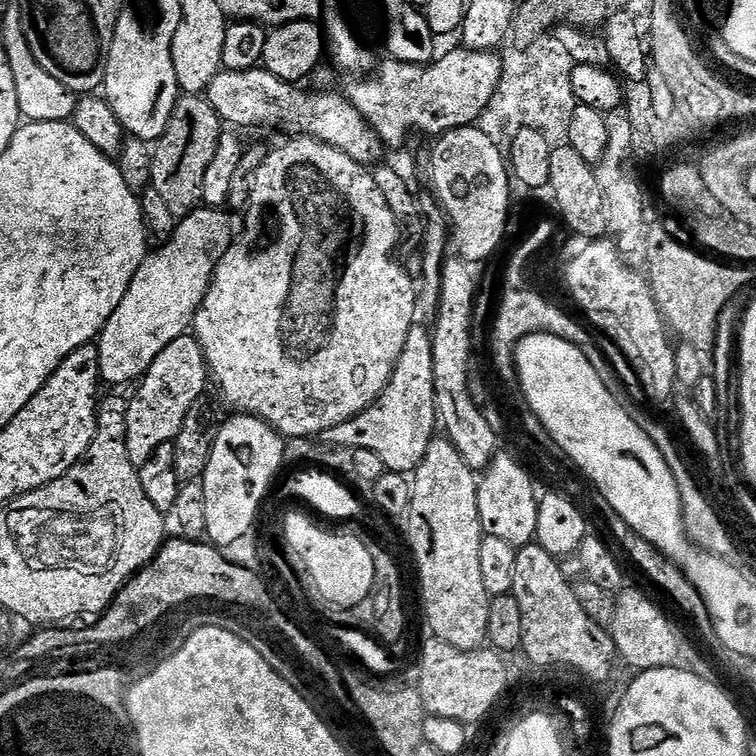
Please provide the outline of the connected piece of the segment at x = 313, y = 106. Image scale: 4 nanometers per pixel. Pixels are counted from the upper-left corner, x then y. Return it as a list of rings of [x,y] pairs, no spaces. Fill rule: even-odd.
[[[259,66],[246,70],[222,70],[214,78],[206,93],[206,99],[214,106],[225,125],[233,124],[236,128],[276,128],[284,132],[292,132],[293,137],[313,136],[327,144],[340,148],[355,160],[369,162],[380,156],[382,141],[380,135],[368,124],[368,120],[348,100],[347,95],[336,92],[303,92],[303,87],[270,74],[267,68]]]

